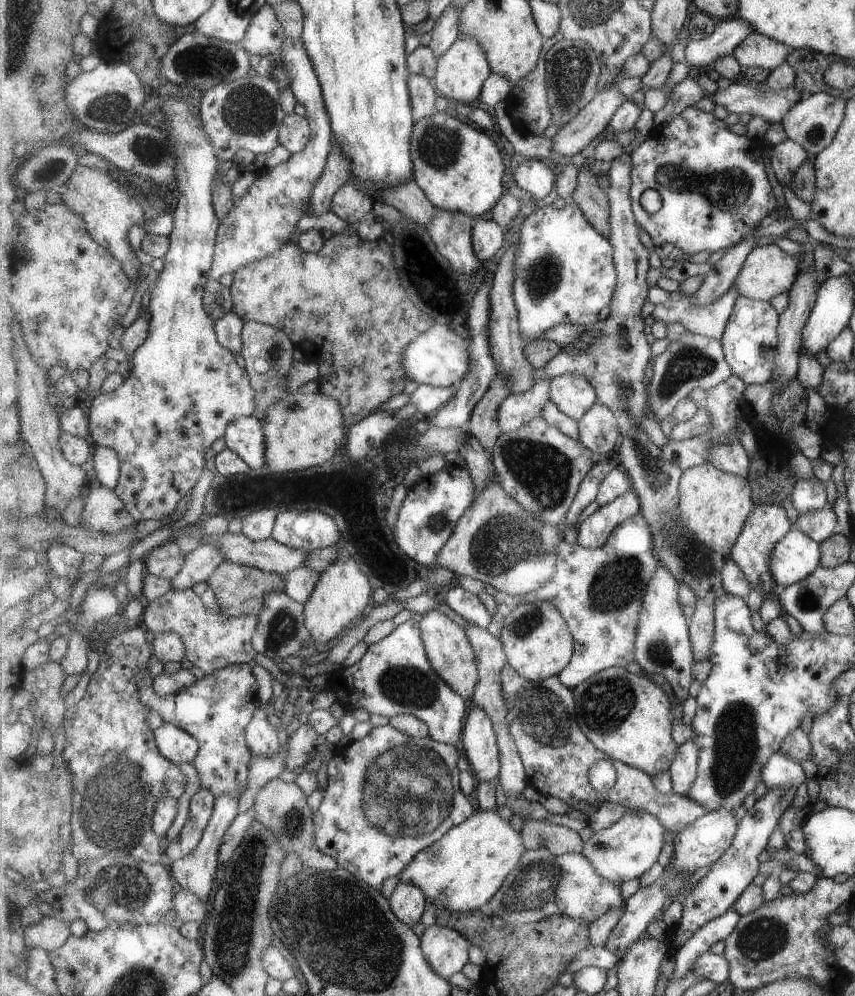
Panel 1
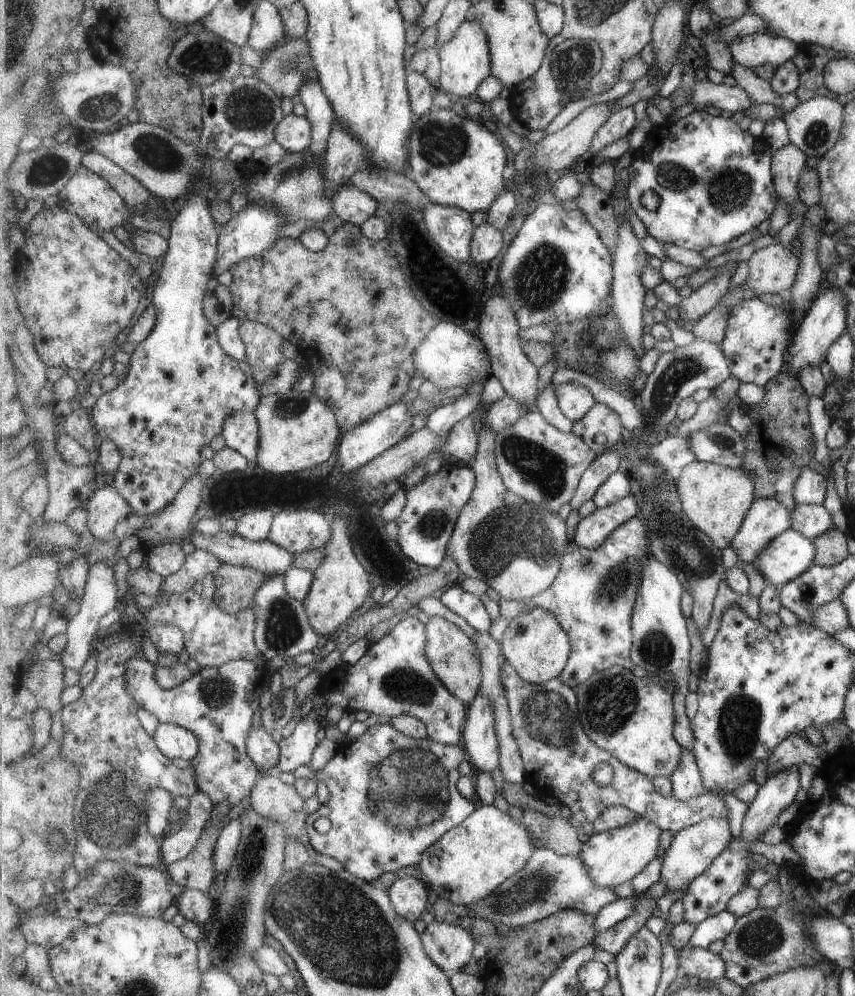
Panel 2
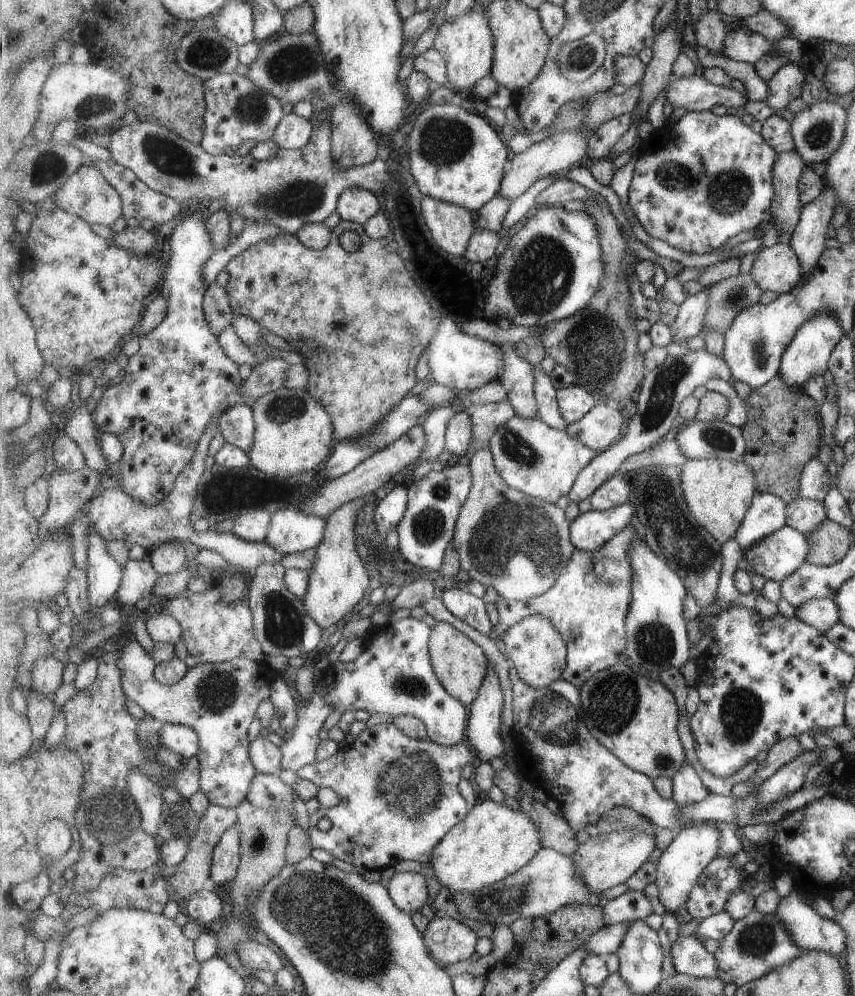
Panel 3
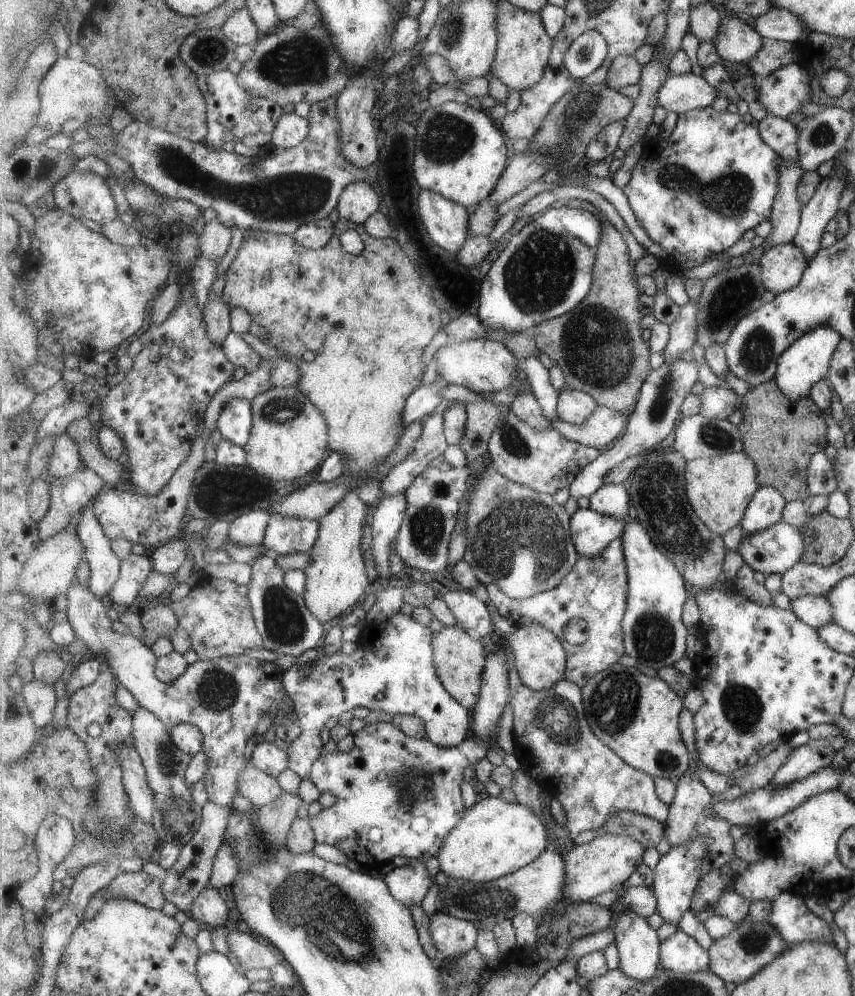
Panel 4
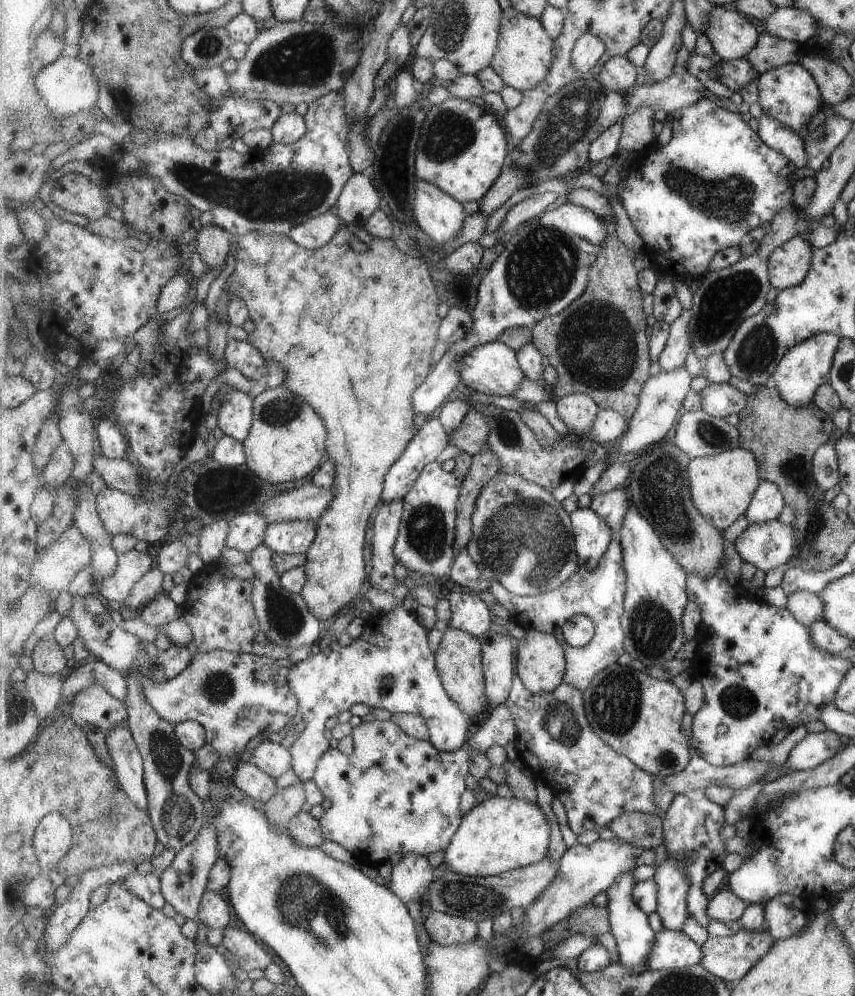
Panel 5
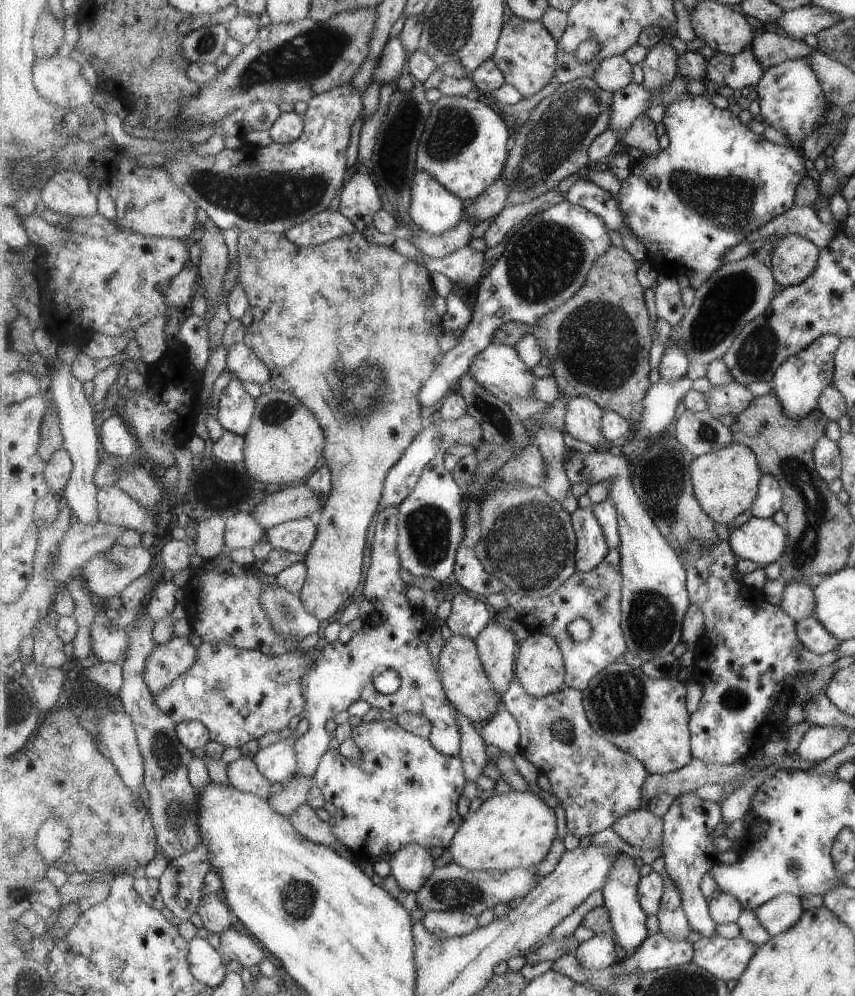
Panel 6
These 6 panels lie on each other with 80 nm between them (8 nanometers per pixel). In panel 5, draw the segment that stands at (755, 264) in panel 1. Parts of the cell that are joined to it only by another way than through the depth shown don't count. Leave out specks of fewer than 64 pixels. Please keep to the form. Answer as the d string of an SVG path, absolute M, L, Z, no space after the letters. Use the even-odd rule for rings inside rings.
M801 235L790 238L770 256L770 277L778 290L801 284L812 264L815 248Z

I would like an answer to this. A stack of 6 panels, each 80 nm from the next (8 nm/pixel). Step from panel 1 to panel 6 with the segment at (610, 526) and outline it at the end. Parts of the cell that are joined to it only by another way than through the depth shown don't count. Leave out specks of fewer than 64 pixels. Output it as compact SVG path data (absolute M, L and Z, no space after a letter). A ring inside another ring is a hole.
M577 508L572 520L578 539L577 571L593 571L610 552L605 528L593 508Z

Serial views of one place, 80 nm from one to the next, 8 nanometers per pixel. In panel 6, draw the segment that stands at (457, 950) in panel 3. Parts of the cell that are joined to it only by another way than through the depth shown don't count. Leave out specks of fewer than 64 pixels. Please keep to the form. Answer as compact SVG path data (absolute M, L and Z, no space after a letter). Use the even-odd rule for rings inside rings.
M460 910L429 911L422 921L429 932L441 938L465 936L479 927L477 916Z

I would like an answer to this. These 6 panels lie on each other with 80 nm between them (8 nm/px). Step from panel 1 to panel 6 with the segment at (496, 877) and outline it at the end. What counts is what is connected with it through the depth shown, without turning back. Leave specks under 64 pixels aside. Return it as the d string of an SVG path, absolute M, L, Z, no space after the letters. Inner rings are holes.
M533 792L493 795L478 810L467 814L449 847L451 862L465 870L483 872L513 870L540 865L551 852L557 837L555 810Z

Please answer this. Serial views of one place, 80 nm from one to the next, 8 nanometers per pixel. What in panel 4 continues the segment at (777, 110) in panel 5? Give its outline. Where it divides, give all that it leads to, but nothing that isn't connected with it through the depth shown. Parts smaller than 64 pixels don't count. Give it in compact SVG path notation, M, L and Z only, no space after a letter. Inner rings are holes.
M795 61L758 80L760 94L757 96L757 100L763 104L767 114L787 119L791 114L800 112L802 103L810 102L811 82L812 79L808 77L807 70Z

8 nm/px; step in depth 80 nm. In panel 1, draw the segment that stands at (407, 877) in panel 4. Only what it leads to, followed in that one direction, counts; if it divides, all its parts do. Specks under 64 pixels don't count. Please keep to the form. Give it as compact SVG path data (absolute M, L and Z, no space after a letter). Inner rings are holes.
M400 880L390 896L395 915L410 927L414 927L427 910L428 896L420 886Z

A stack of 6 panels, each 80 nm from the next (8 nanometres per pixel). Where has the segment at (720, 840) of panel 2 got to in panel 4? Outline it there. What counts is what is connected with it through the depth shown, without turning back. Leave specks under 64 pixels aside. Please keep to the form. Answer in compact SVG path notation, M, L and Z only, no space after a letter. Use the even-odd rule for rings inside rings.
M702 837L690 843L683 843L671 849L662 856L655 867L656 877L652 884L658 898L658 912L665 922L677 926L687 910L692 911L692 898L696 894L702 878L701 867L708 856L708 843Z

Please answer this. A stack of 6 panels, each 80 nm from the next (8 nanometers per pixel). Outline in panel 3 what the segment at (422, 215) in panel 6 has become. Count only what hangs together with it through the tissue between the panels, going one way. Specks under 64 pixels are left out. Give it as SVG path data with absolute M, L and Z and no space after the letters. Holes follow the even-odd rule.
M424 195L422 211L436 244L446 252L463 257L476 231L468 208Z

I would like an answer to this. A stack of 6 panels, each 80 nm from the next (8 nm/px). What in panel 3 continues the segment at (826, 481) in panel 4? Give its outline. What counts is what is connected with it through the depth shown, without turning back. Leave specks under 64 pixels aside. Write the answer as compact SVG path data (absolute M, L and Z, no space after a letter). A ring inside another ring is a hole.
M813 457L801 473L800 497L822 501L832 488L832 480L827 473L826 464L820 458Z

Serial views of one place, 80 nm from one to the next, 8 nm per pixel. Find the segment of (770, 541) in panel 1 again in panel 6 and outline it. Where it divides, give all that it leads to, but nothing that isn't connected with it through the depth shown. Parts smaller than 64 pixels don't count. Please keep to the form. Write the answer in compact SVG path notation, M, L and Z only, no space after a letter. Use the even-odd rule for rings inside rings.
M764 474L760 483L760 490L756 502L751 508L753 517L769 519L777 512L782 511L784 506L784 491L782 484L771 474Z

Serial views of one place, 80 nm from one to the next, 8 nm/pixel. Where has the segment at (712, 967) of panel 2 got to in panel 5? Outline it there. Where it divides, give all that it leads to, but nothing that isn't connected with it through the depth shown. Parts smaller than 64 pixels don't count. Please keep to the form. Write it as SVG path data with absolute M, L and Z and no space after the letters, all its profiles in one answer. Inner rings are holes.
M663 929L656 933L648 968L656 971L669 967L684 969L701 963L702 958L702 946L685 932Z

